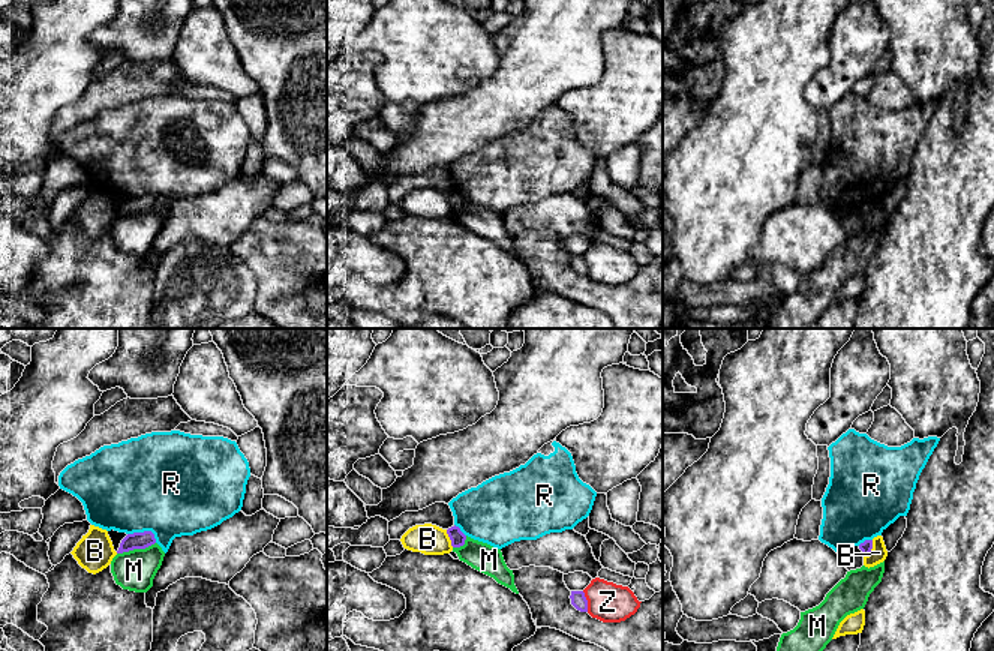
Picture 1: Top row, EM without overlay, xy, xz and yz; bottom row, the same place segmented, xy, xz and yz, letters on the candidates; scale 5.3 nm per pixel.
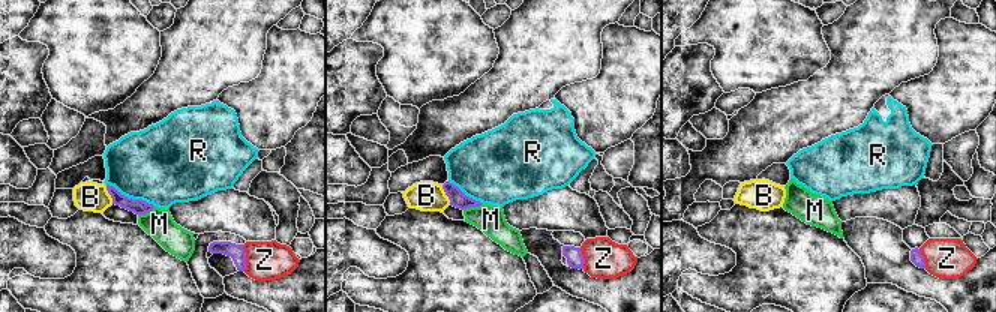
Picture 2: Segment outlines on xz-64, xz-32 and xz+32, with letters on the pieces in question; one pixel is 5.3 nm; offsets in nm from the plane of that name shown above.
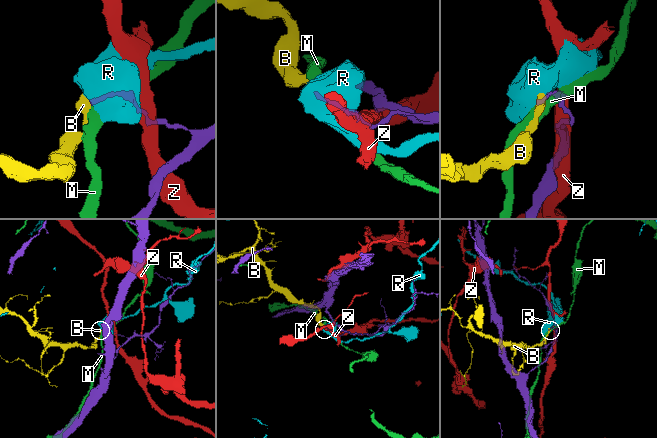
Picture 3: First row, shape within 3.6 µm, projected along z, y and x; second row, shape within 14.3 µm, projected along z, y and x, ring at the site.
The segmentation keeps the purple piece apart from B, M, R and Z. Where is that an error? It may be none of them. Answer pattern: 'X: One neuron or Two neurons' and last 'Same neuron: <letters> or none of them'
B: Two neurons
M: Two neurons
R: Two neurons
Z: Two neurons
Same neuron: none of them

